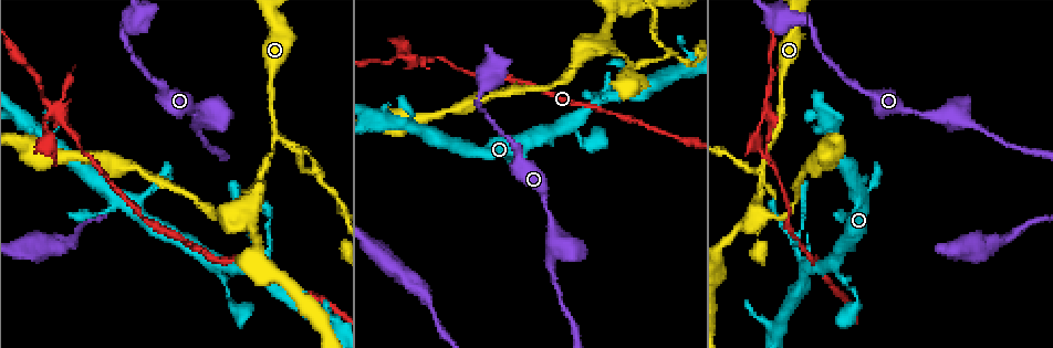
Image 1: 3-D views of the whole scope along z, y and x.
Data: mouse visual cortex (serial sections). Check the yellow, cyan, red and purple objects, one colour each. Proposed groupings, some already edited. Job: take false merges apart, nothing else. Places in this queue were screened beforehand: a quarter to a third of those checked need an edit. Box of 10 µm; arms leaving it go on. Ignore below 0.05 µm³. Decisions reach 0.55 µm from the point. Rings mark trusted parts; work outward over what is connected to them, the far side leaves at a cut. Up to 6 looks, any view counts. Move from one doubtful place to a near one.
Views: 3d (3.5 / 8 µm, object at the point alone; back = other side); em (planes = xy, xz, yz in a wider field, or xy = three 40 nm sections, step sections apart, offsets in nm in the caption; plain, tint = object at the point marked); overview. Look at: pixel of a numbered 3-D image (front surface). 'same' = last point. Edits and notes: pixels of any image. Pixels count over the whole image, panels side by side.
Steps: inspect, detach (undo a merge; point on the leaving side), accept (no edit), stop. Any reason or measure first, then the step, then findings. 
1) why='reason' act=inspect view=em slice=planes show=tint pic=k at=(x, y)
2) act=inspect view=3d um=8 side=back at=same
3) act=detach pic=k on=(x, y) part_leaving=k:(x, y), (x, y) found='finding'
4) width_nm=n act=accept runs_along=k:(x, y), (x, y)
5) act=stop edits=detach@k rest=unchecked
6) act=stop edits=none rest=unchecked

why='branch point' act=inspect view=3d um=3.5 pic=1 at=(631, 63)

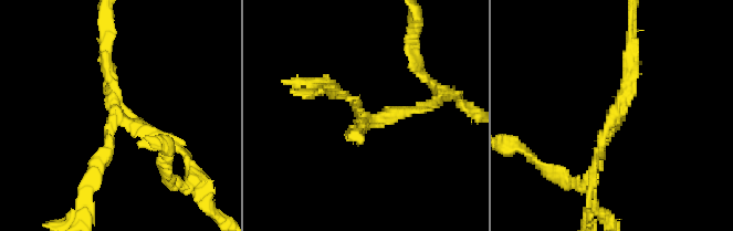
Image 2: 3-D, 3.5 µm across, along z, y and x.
arms=3 arm_widths_nm=150,150,200 why='need the tissue' act=inspect view=em slice=xy step=5 show=plain pic=2 at=(118, 111)

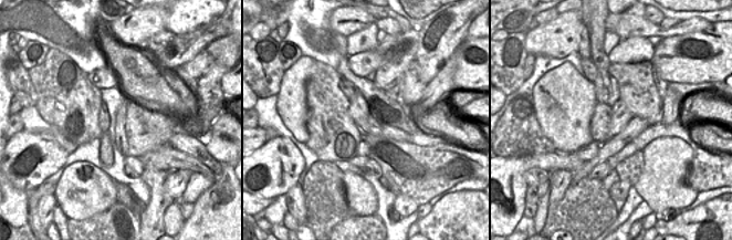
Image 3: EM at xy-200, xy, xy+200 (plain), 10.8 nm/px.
act=inspect view=em slice=xy step=5 show=tint at=same

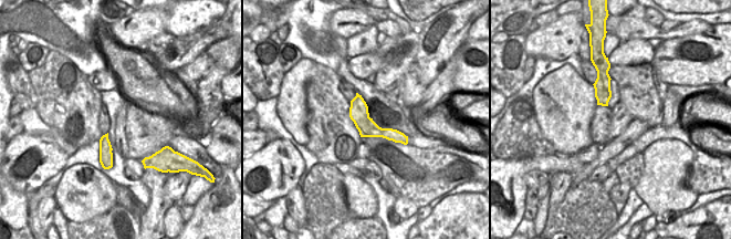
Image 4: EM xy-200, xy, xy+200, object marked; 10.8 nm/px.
act=accept runs_along=4:(353, 103), (375, 131), (405, 141) found='one cell here'

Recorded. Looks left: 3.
why='three arms meet' act=inspect view=3d um=3.5 side=back pic=1 at=(597, 47)

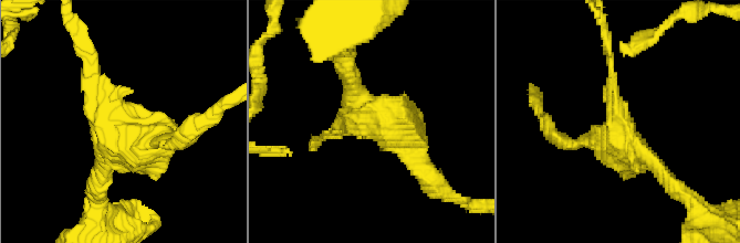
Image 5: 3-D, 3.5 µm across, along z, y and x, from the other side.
arms=3 arm_widths_nm=150,250,300 act=inspect view=em slice=xy step=3 show=tint pic=5 at=(370, 121)

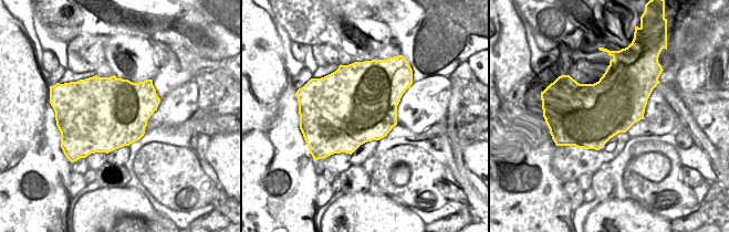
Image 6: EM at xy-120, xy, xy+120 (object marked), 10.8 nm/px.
act=accept runs_along=5:(90, 70), (124, 138), (172, 141) found='one cell here'

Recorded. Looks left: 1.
act=stop edits=none rest=unchecked

